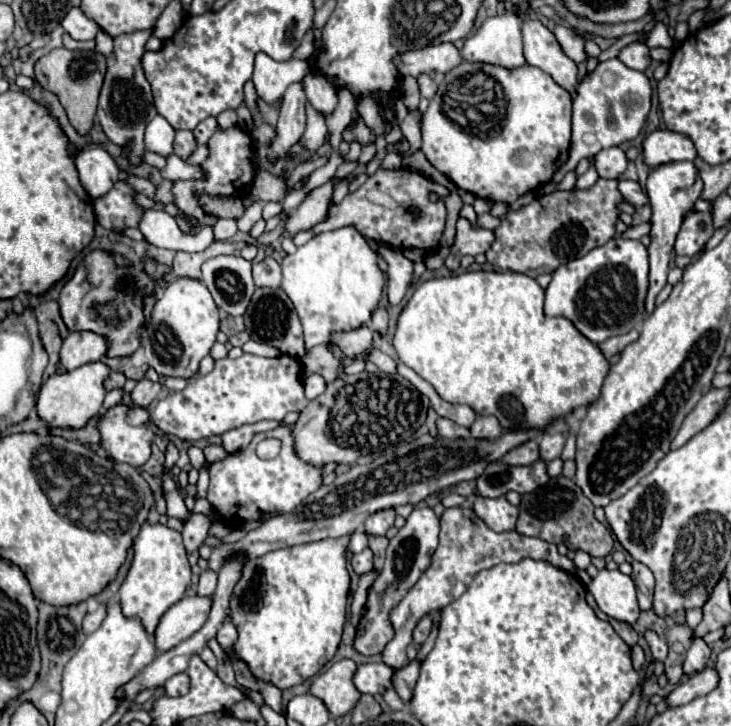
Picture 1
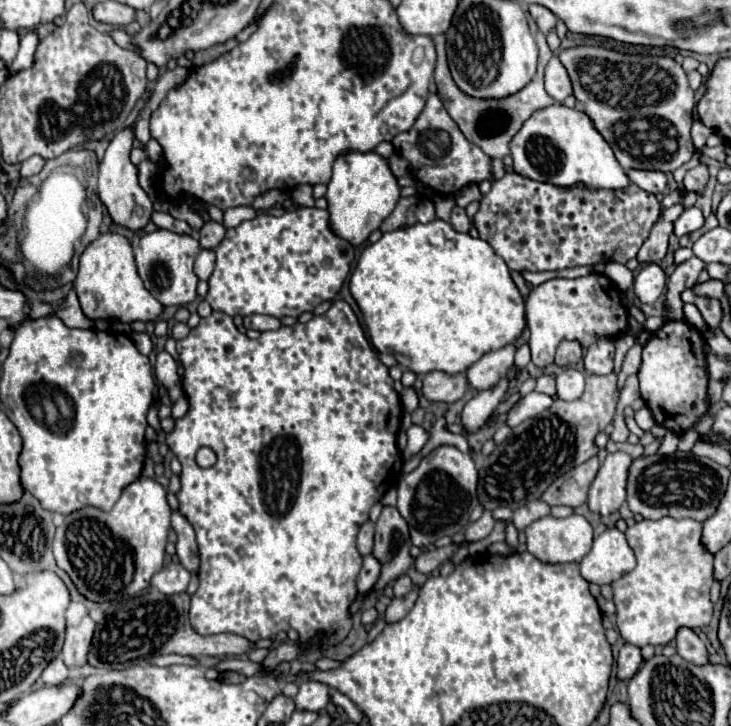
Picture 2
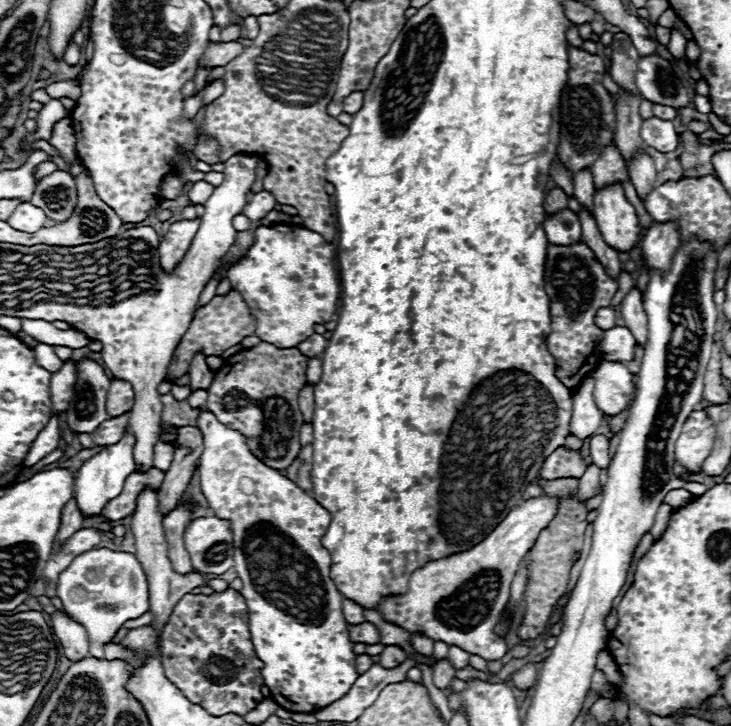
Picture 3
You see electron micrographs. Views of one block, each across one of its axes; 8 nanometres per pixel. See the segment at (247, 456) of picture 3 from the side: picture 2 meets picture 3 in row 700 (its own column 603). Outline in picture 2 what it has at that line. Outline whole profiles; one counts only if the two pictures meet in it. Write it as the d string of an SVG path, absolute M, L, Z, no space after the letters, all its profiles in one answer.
M588 274L584 278L548 280L536 288L526 298L526 320L530 328L530 350L532 362L546 368L554 362L556 346L562 338L578 340L588 348L598 336L622 336L628 330L628 312L622 304L622 292L606 276Z

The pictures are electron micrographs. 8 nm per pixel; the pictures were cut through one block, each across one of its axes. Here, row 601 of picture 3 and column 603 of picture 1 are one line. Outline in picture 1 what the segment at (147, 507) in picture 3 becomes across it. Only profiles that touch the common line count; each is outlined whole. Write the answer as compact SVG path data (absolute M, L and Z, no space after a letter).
M606 148L604 152L598 152L594 156L594 168L600 178L604 180L616 180L628 166L626 154L620 148Z

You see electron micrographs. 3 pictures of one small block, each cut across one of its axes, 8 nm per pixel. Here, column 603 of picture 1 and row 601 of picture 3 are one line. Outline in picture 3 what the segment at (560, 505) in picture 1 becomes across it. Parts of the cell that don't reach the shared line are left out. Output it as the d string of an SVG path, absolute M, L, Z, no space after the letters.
M558 478L558 480L536 480L542 486L542 494L544 496L556 496L558 498L558 512L552 518L552 522L540 532L536 544L532 546L532 550L526 556L526 564L528 564L528 582L526 582L526 590L524 590L524 618L516 630L518 638L522 642L530 642L536 640L538 636L542 636L546 632L548 626L548 618L556 606L556 602L560 600L560 596L566 592L568 580L570 580L570 568L582 550L582 542L584 542L584 530L586 530L586 504L588 502L580 502L578 500L578 478Z

